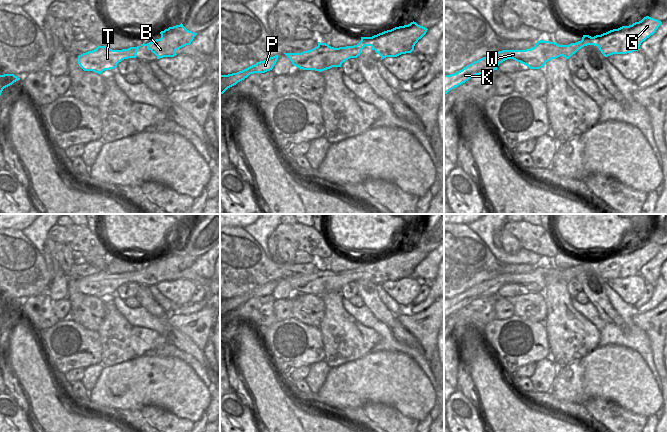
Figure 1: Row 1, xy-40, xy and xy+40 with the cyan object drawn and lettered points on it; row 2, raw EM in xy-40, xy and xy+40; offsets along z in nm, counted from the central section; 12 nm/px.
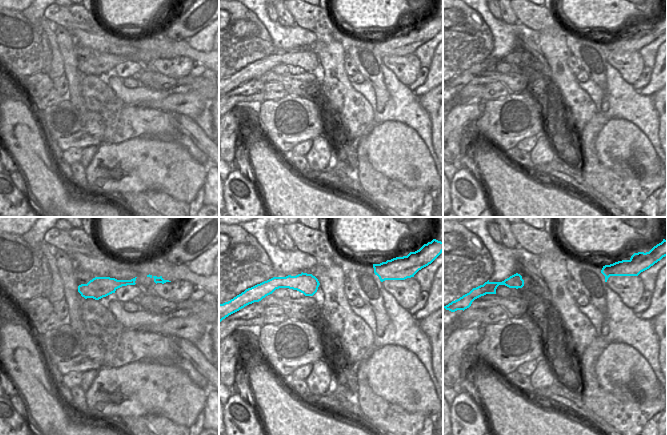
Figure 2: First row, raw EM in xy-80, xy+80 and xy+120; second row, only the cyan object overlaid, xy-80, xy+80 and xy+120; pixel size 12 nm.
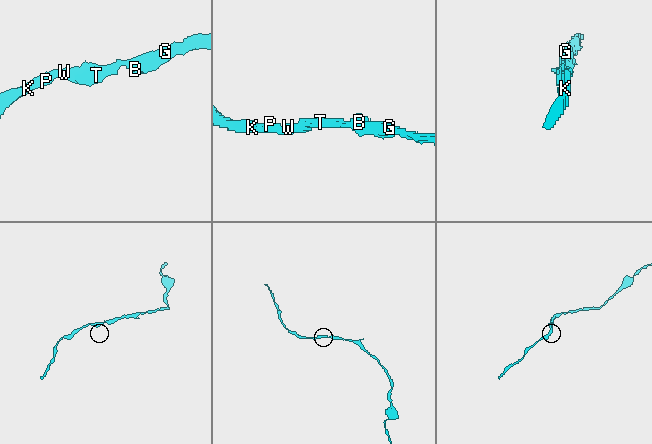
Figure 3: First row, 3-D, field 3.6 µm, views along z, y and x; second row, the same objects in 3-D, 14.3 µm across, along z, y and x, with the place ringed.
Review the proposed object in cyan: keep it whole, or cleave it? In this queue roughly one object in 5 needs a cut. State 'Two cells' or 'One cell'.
One cell.

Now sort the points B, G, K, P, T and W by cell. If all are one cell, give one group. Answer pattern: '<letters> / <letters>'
B G K P T W

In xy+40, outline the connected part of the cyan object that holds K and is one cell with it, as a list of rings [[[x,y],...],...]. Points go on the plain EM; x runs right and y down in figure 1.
[[[646,240],[632,249],[622,250],[601,259],[594,261],[583,259],[581,265],[569,269],[559,269],[541,263],[530,273],[502,274],[474,285],[454,298],[444,299],[444,319],[476,299],[497,294],[499,288],[507,283],[520,286],[530,293],[540,293],[551,283],[560,280],[569,283],[579,273],[587,269],[597,270],[605,281],[613,278],[632,277],[637,275],[641,267],[656,256],[661,247],[657,243]]]

